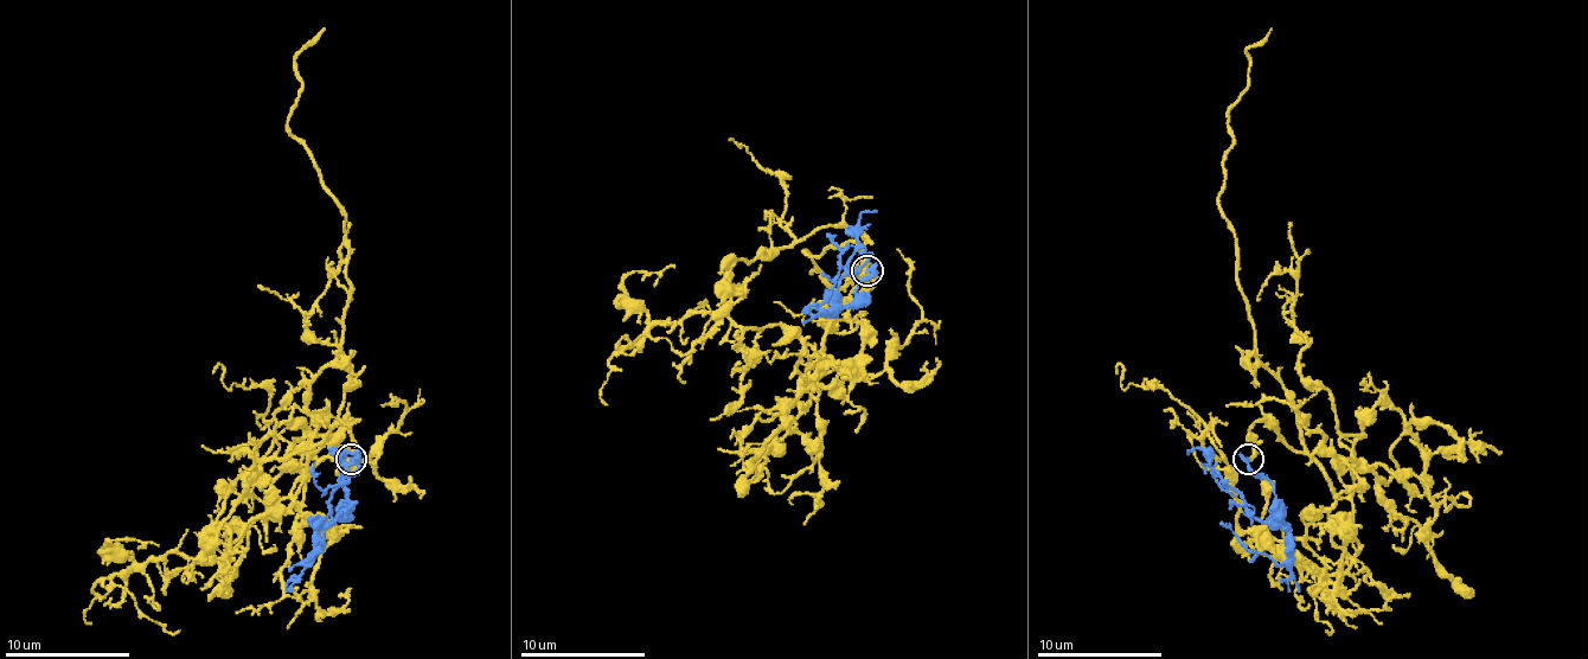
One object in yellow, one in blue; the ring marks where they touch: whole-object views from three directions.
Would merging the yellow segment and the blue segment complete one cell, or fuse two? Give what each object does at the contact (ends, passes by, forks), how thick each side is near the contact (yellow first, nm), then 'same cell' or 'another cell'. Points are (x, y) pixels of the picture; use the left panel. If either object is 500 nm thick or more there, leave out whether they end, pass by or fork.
yellow ends | blue ends | 150/300 nm | same cell

